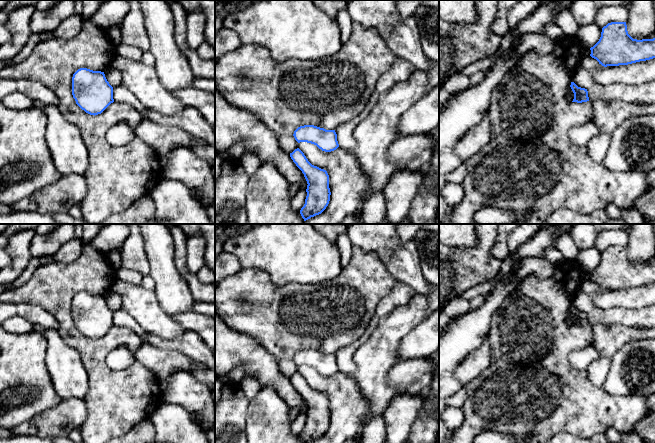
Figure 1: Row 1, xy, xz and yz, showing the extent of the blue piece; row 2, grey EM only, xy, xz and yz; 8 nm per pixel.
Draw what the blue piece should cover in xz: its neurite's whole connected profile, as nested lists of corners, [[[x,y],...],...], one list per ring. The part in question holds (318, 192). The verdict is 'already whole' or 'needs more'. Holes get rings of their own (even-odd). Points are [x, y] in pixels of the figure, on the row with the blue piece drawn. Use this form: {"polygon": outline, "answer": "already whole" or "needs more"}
{"polygon": [[[299,148],[290,153],[290,157],[304,174],[308,184],[305,204],[300,210],[302,218],[306,221],[321,214],[328,206],[331,195],[329,175],[326,170],[312,165]]], "answer": "already whole"}

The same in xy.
{"polygon": [[[80,68],[73,74],[72,95],[82,110],[94,116],[114,102],[113,87],[104,72],[87,68]]], "answer": "already whole"}

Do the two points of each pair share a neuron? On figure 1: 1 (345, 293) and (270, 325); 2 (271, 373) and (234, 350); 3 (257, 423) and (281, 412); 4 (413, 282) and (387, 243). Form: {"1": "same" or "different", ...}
{"1": "same", "2": "same", "3": "same", "4": "same"}

